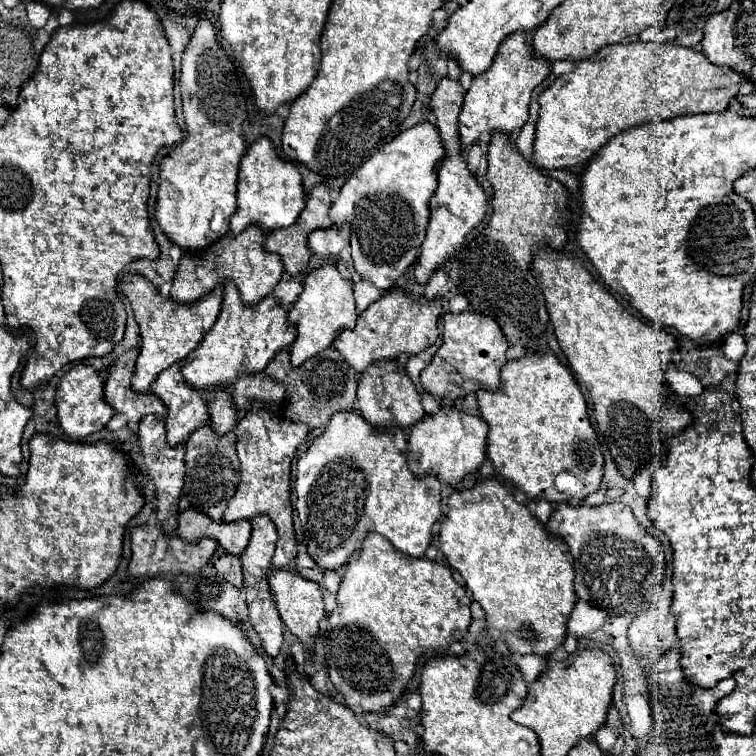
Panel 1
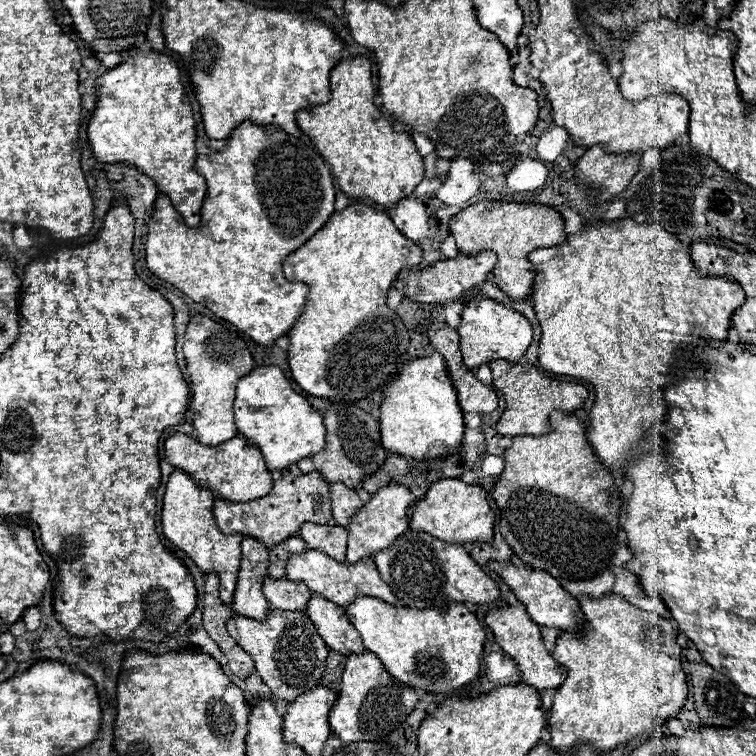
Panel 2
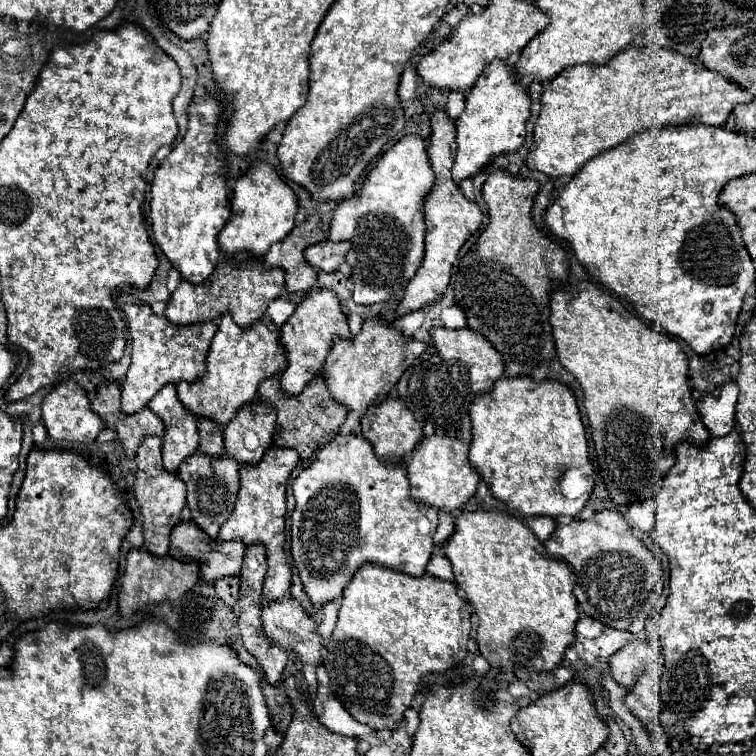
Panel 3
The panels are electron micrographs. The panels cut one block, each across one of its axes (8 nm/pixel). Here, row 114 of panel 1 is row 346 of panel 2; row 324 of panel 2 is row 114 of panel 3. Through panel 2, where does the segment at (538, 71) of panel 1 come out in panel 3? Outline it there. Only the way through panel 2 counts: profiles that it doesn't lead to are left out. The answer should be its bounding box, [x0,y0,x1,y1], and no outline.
[452,62,530,182]

